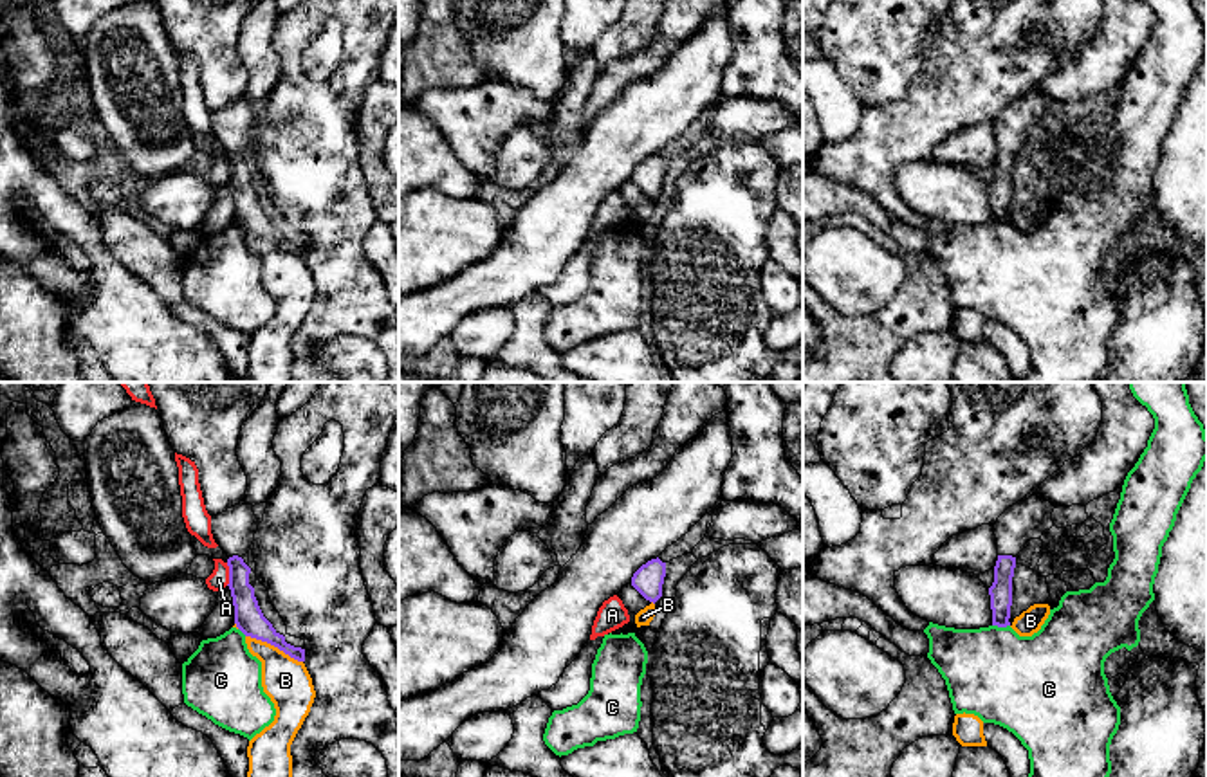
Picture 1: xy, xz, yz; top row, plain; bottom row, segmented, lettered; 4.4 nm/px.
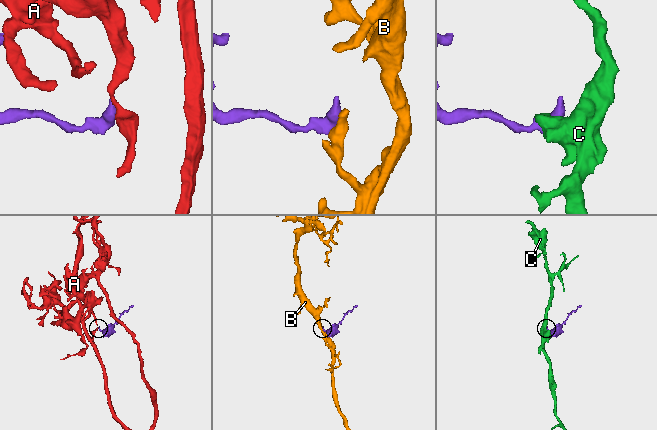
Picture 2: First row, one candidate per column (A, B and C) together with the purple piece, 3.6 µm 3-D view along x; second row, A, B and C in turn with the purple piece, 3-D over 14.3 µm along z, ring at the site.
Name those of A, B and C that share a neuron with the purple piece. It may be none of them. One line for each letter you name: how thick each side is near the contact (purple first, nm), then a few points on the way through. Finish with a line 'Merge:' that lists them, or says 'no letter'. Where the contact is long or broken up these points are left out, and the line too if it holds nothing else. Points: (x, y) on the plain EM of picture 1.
Merge: no letter

